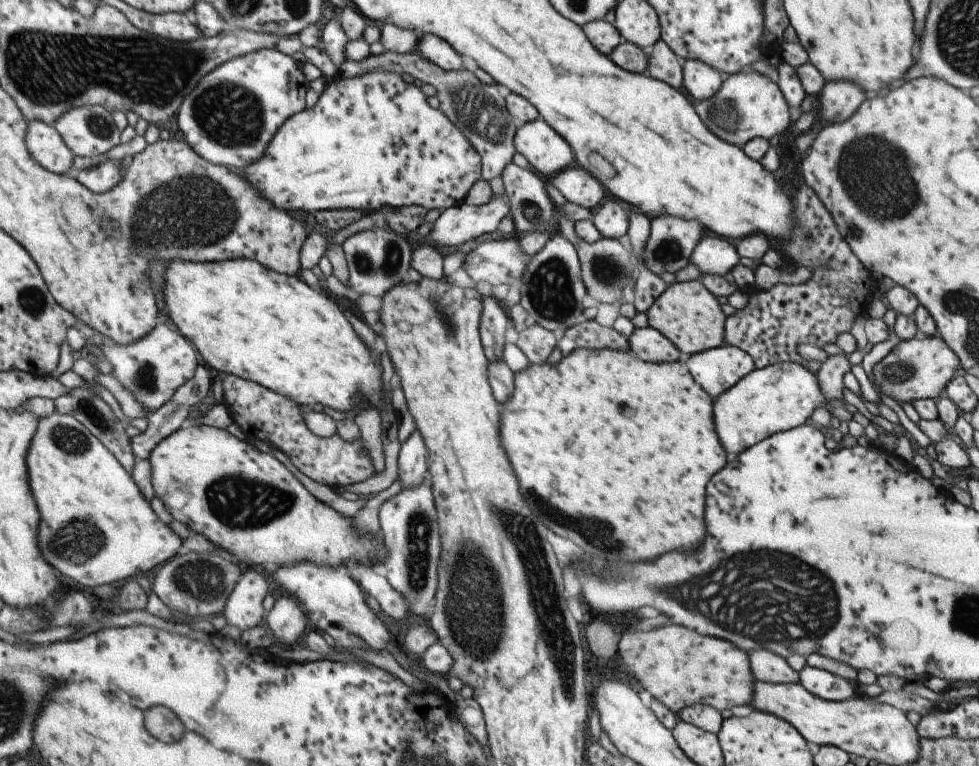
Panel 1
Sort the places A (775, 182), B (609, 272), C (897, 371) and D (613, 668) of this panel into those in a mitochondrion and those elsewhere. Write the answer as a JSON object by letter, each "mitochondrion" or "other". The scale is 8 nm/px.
{"A":"other","B":"mitochondrion","C":"mitochondrion","D":"other"}

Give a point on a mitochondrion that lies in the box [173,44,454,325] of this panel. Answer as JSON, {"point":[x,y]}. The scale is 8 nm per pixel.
{"point":[233,116]}

